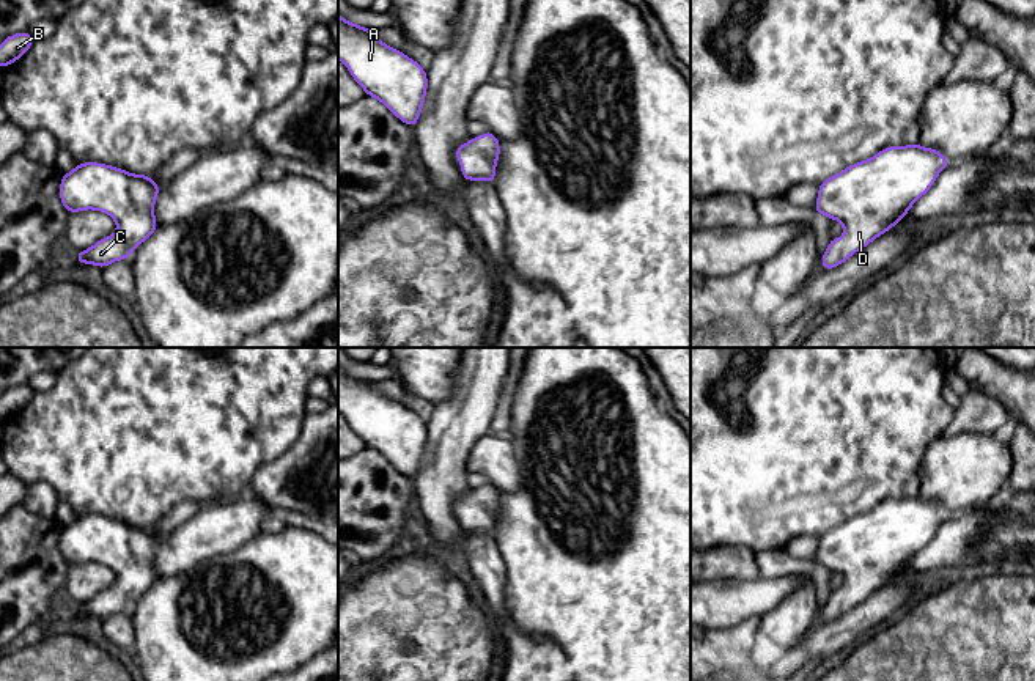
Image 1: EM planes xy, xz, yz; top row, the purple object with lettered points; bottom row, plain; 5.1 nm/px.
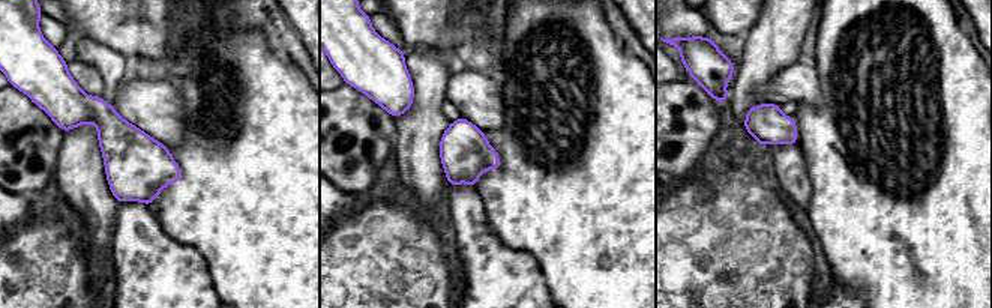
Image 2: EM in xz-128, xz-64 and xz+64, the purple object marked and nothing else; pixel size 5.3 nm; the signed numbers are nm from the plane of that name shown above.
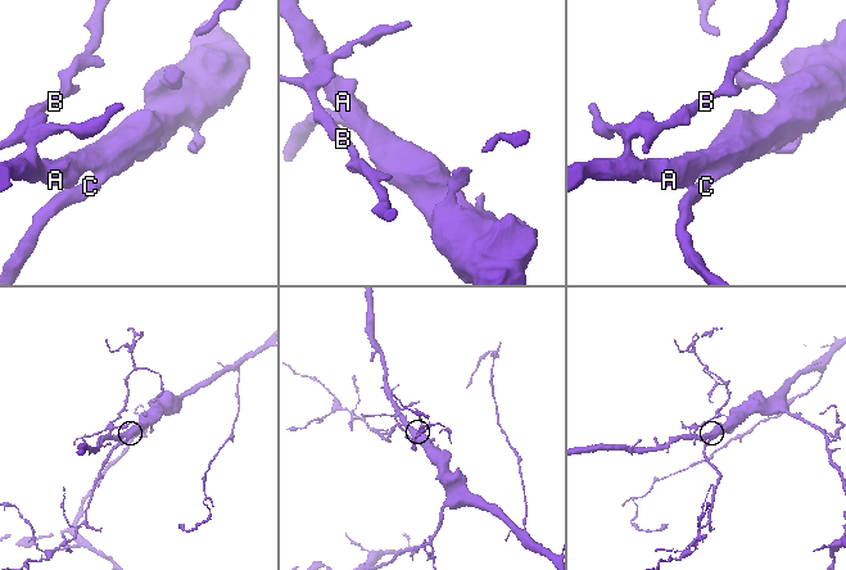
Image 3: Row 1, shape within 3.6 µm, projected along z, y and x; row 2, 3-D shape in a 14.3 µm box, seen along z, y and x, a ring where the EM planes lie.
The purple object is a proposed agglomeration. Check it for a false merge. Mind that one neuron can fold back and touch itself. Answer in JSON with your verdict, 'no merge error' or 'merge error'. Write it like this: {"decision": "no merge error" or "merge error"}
{"decision": "no merge error"}

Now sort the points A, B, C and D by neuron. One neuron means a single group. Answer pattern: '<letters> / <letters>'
A B C D

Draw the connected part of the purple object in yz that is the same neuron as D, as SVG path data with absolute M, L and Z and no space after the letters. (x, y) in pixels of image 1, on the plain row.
M919 495L889 499L873 510L853 516L821 535L813 561L831 572L838 572L845 583L843 590L831 591L821 609L823 621L831 623L840 618L853 606L865 601L876 590L901 574L912 557L931 541L939 525L948 516L941 503L923 500Z

